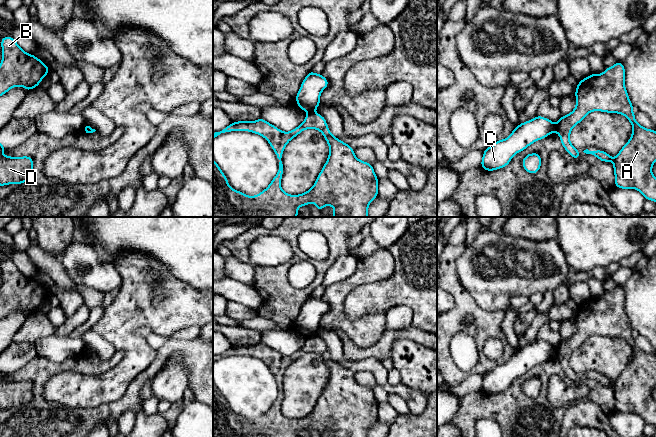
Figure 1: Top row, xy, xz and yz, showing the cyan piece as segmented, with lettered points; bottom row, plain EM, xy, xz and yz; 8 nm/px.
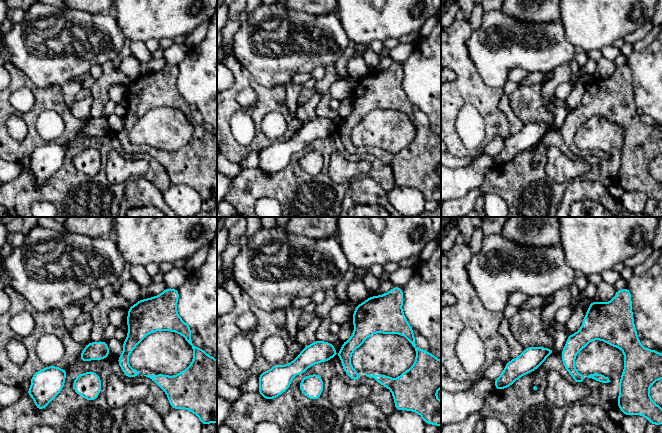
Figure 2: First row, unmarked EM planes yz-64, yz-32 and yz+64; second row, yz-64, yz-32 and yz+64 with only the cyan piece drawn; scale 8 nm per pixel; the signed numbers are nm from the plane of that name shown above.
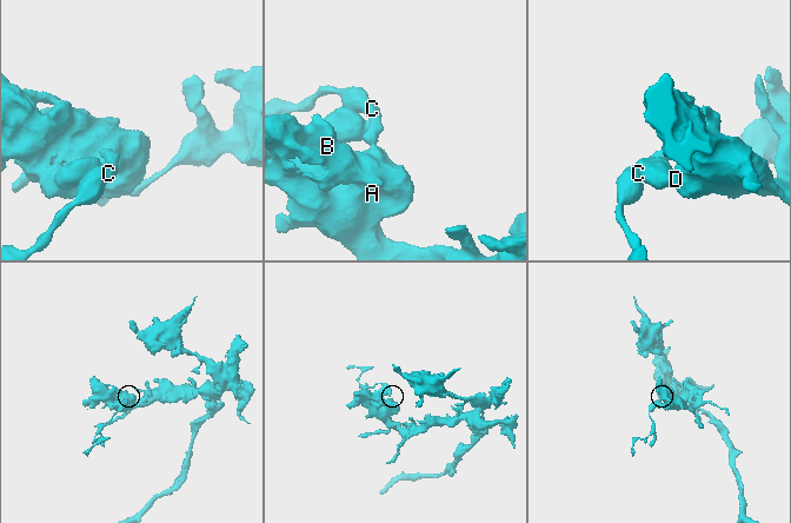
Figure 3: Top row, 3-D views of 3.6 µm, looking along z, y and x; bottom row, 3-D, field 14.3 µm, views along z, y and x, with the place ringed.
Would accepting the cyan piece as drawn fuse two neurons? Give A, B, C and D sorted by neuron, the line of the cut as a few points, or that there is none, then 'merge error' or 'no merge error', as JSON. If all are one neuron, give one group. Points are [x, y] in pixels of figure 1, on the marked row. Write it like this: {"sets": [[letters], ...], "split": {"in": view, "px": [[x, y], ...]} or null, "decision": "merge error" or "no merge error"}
{"sets": [["A", "B", "D"], ["C"]], "split": {"in": "yz", "px": [[557, 124], [555, 130]]}, "decision": "merge error"}

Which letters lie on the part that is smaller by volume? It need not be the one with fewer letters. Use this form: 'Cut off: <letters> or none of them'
Cut off: C

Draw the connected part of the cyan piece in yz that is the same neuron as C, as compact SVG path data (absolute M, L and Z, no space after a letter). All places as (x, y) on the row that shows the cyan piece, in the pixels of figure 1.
M542 116L520 123L506 139L497 140L484 150L481 167L486 171L503 168L515 154L556 130L557 124Z

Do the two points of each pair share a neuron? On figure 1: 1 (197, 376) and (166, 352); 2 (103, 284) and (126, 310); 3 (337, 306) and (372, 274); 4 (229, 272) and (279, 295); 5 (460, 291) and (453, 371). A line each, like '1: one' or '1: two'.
1: one
2: two
3: one
4: two
5: one

